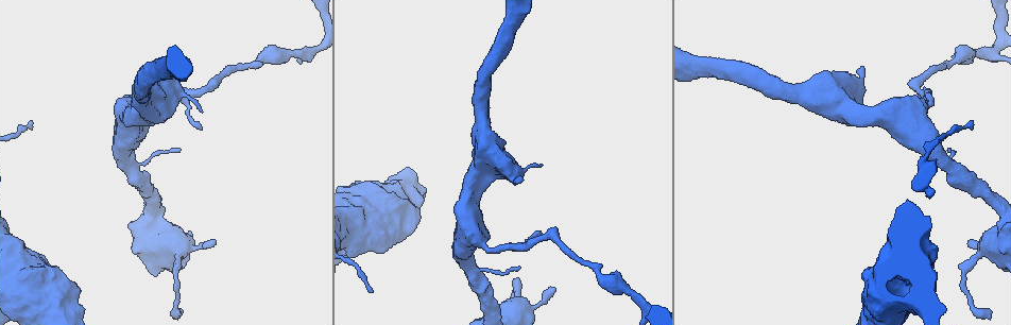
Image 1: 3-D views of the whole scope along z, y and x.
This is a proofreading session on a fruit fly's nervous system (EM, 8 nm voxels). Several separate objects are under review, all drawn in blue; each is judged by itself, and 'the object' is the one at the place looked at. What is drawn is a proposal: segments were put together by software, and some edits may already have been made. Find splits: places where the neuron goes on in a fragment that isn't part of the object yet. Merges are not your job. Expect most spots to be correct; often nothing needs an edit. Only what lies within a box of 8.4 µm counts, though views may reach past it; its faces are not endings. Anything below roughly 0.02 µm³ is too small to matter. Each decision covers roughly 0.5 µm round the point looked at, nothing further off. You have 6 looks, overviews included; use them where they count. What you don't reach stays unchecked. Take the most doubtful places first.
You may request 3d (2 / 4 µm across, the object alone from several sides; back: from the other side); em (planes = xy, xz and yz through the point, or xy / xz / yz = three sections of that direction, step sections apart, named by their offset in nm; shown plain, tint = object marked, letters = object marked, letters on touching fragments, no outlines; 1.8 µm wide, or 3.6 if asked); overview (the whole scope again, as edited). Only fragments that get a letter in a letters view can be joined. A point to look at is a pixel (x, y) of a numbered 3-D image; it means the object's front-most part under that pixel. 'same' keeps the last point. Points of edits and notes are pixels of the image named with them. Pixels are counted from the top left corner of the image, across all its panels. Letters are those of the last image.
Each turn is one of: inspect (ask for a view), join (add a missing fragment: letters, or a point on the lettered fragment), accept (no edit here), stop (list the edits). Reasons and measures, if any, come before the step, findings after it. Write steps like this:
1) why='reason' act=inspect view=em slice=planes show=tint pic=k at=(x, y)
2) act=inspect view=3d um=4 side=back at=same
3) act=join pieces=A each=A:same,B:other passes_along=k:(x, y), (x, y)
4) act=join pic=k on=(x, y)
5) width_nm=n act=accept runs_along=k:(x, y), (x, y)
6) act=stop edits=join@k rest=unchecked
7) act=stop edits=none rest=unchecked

why='free end' act=inspect view=em slice=xz step=8 show=letters pic=1 at=(212, 242)

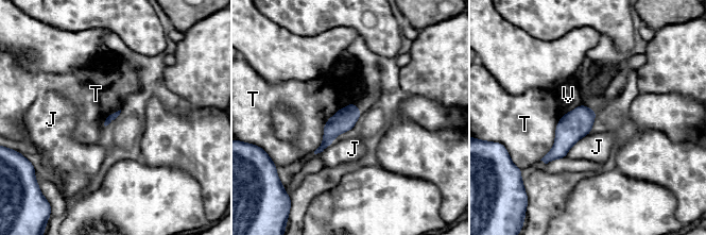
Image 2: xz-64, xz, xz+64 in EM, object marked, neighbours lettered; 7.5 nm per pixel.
act=accept each=J:other,T:other,V:other border=2:(352, 102), (327, 120), (314, 151) found='no lettered fragment goes on from it'

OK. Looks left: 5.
why='thin end' act=inspect view=3d um=4 side=back pic=1 at=(177, 149)

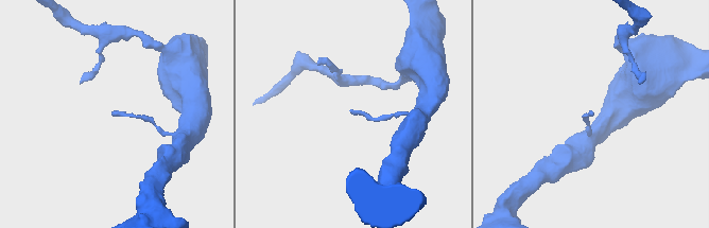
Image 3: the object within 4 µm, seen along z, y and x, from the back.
act=inspect view=em slice=xz step=4 show=letters pic=3 at=(352, 110)

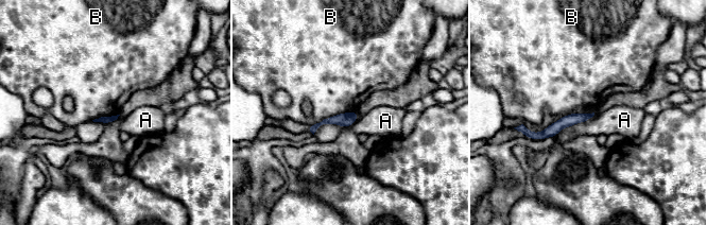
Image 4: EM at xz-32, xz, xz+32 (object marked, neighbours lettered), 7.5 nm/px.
why='cut it another way' act=inspect view=em slice=planes show=letters at=same

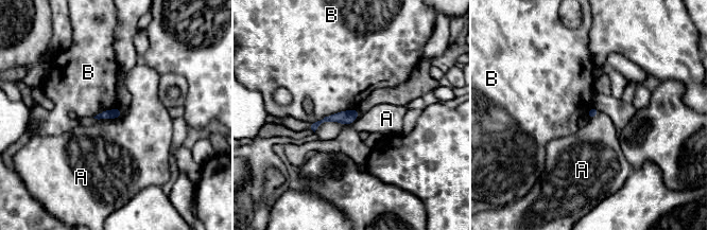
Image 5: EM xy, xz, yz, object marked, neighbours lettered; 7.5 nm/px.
longest_contact=B:360nm act=accept each=A:other,B:other found='none of them fits'

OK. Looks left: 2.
why='branch stops here' act=inspect view=em slice=xy step=8 show=letters pic=1 at=(201, 110)

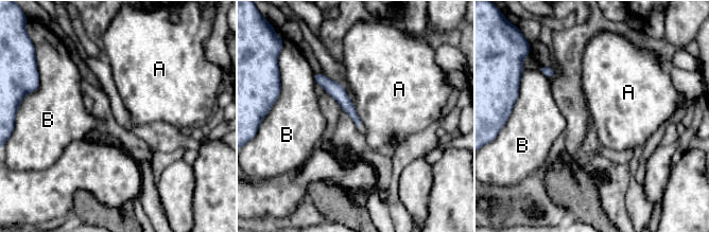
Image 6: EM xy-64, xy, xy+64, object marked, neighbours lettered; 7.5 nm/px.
act=inspect view=em slice=planes show=letters at=same

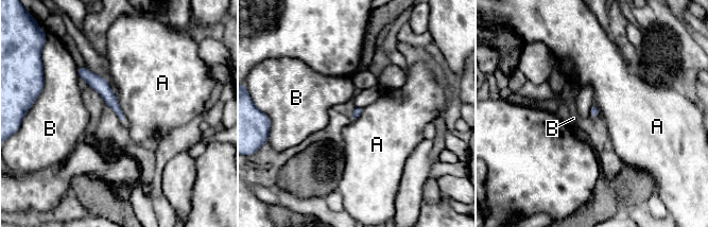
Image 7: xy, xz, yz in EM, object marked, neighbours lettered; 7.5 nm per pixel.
act=accept each=A:other,B:other found='no lettered fragment goes on from it'

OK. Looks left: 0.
act=stop edits=none rest=unchecked

